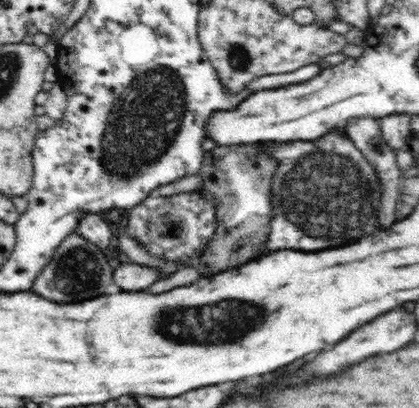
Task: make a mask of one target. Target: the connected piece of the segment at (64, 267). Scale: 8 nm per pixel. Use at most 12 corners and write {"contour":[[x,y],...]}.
{"contour":[[76,231],[31,290],[54,303],[116,288],[105,253]]}

